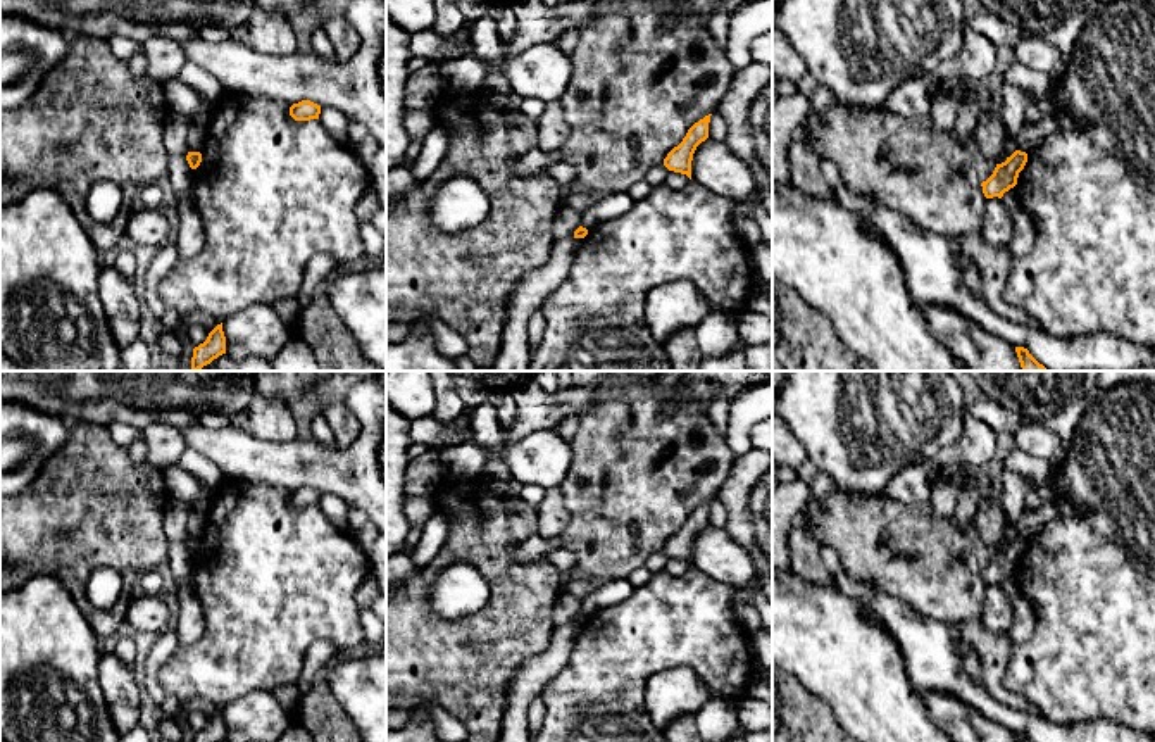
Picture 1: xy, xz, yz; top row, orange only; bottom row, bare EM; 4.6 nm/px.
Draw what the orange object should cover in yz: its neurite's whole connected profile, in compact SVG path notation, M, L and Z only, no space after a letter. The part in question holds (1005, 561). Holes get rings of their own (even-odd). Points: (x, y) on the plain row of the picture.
M1015 537L1005 549L996 550L993 561L981 569L986 585L1002 585L1005 578L1017 571L1019 559L1027 549L1027 540Z

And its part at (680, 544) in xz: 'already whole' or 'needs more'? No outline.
already whole

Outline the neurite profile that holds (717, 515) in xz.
M715 497L709 509L709 525L715 528L724 528L729 519L727 507Z

